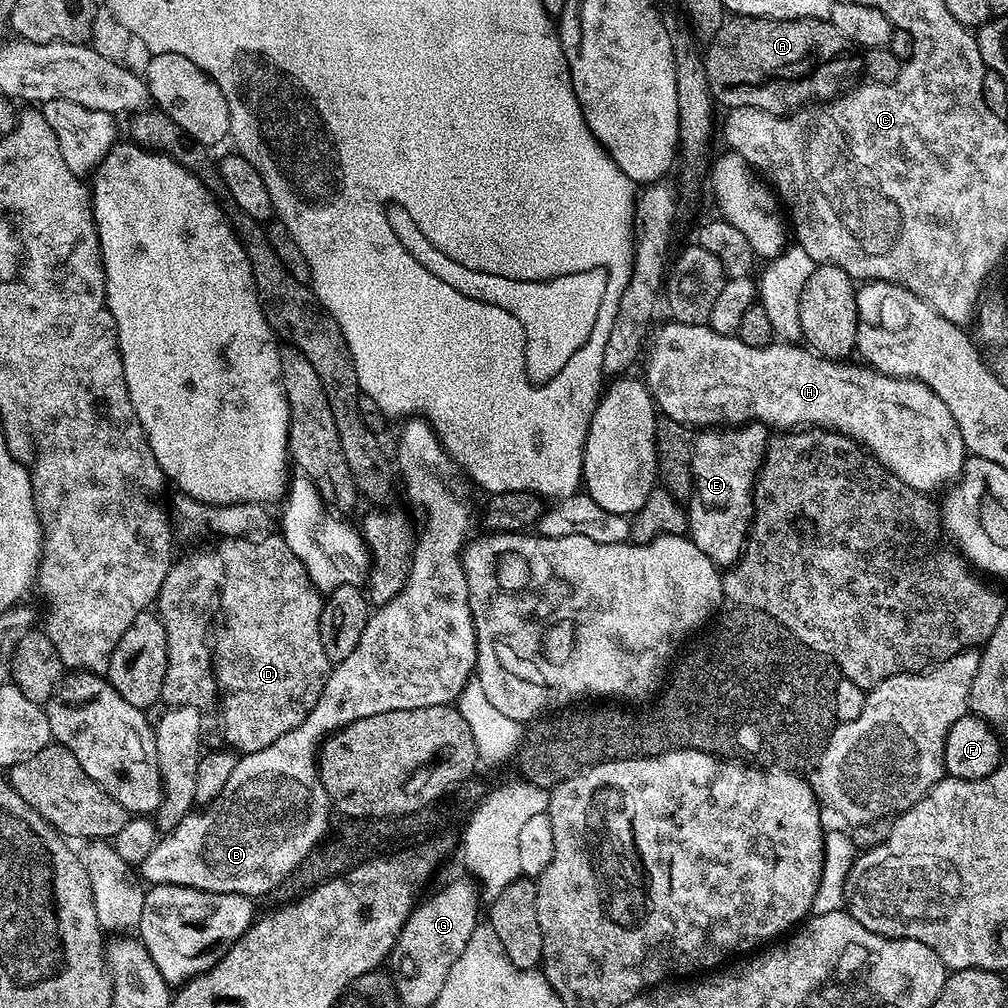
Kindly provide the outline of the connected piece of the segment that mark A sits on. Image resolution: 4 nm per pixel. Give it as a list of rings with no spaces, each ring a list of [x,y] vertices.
[[[729,15],[703,53],[706,78],[713,89],[733,90],[740,84],[779,81],[805,71],[804,64],[817,56],[828,60],[846,47],[844,36],[832,27],[831,19],[771,20],[757,16]]]

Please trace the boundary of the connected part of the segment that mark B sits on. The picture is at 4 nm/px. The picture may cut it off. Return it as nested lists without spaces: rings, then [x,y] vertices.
[[[316,709],[292,731],[287,731],[278,738],[276,742],[272,742],[270,746],[264,747],[262,750],[243,753],[237,759],[236,765],[232,767],[230,778],[226,778],[226,786],[220,788],[220,792],[213,800],[207,801],[203,805],[204,808],[188,812],[182,822],[178,822],[178,826],[167,829],[157,839],[154,850],[150,850],[150,854],[146,854],[146,858],[138,866],[138,872],[148,879],[149,885],[154,884],[173,884],[174,886],[186,886],[187,888],[197,888],[198,890],[206,890],[207,892],[233,892],[234,894],[242,894],[243,896],[251,896],[258,898],[260,894],[266,894],[270,890],[275,891],[286,877],[293,875],[311,854],[312,850],[319,847],[321,843],[320,834],[324,827],[328,824],[328,812],[330,813],[330,801],[325,792],[325,788],[321,784],[318,766],[319,746],[323,740],[338,729],[342,728],[339,724],[324,724],[324,716],[316,716]]]

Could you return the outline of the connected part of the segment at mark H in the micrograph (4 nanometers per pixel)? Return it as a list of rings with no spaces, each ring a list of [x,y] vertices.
[[[667,322],[659,328],[659,326],[651,329],[650,335],[646,341],[646,347],[642,353],[642,365],[644,364],[644,373],[642,379],[648,386],[649,392],[652,394],[653,400],[656,402],[657,409],[667,419],[678,422],[679,424],[687,424],[696,430],[704,430],[709,426],[739,426],[749,422],[758,424],[767,424],[772,430],[804,430],[811,426],[816,430],[827,430],[830,432],[842,433],[843,436],[850,437],[853,441],[860,444],[885,469],[894,473],[902,482],[905,482],[912,489],[930,494],[934,490],[955,483],[956,480],[963,475],[964,464],[968,459],[968,451],[964,441],[962,441],[961,430],[954,421],[954,416],[950,412],[950,408],[946,406],[942,398],[938,394],[934,394],[932,390],[920,380],[902,379],[897,376],[883,375],[876,371],[875,368],[867,366],[859,366],[855,368],[851,362],[837,362],[835,360],[824,359],[823,356],[817,355],[816,352],[809,350],[807,347],[797,346],[792,342],[773,342],[765,348],[755,348],[748,346],[742,342],[737,335],[727,336],[726,334],[718,334],[713,328],[707,324],[677,324],[675,322]]]

